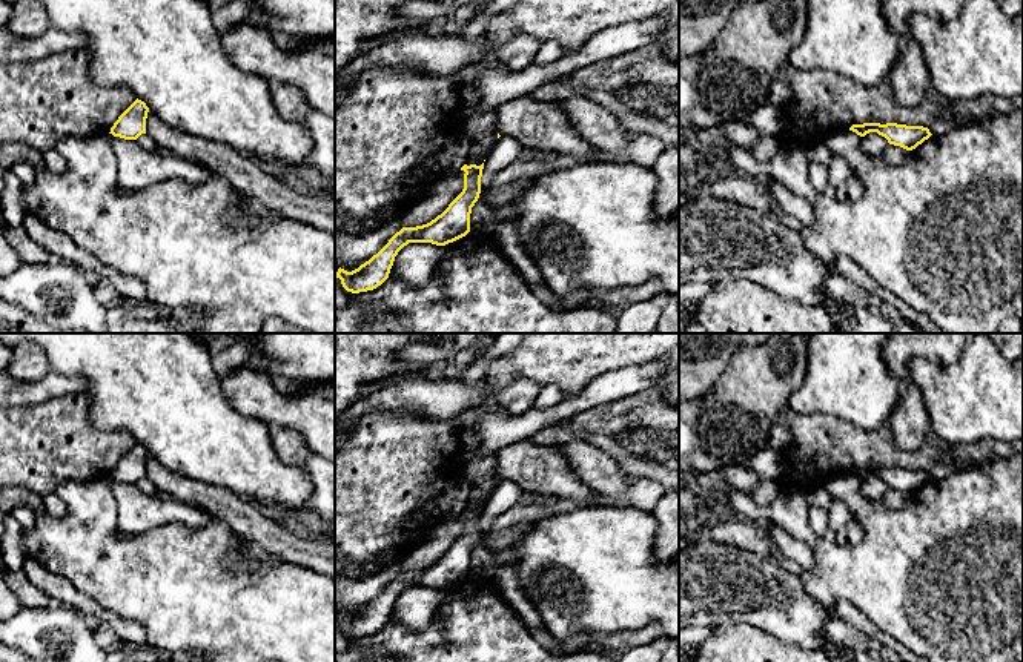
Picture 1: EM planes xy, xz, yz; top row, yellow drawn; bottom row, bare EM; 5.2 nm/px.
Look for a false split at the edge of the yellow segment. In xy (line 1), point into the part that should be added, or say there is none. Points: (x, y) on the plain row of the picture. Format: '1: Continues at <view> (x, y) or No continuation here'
1: No continuation here

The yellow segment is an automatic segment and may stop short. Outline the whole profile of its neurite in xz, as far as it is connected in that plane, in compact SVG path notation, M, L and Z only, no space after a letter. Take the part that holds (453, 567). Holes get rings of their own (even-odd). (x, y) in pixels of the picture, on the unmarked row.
M484 507L461 511L465 516L464 533L435 564L416 571L402 571L376 599L355 614L347 616L339 611L336 622L341 624L343 631L347 636L359 637L381 630L389 622L395 601L409 587L445 590L465 581L470 576L472 551L481 538L482 513Z

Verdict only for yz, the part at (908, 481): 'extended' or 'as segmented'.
as segmented

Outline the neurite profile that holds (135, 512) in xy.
M111 479L112 495L117 501L118 528L137 535L158 525L203 527L214 516L198 507L183 504L163 495L144 495L135 484Z

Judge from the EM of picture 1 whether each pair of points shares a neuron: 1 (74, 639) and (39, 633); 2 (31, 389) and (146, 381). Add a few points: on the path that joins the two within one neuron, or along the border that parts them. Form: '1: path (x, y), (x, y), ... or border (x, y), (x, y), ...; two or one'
1: path (65, 639), (48, 635); one
2: border (54, 370), (82, 377), (86, 381), (86, 393); two

